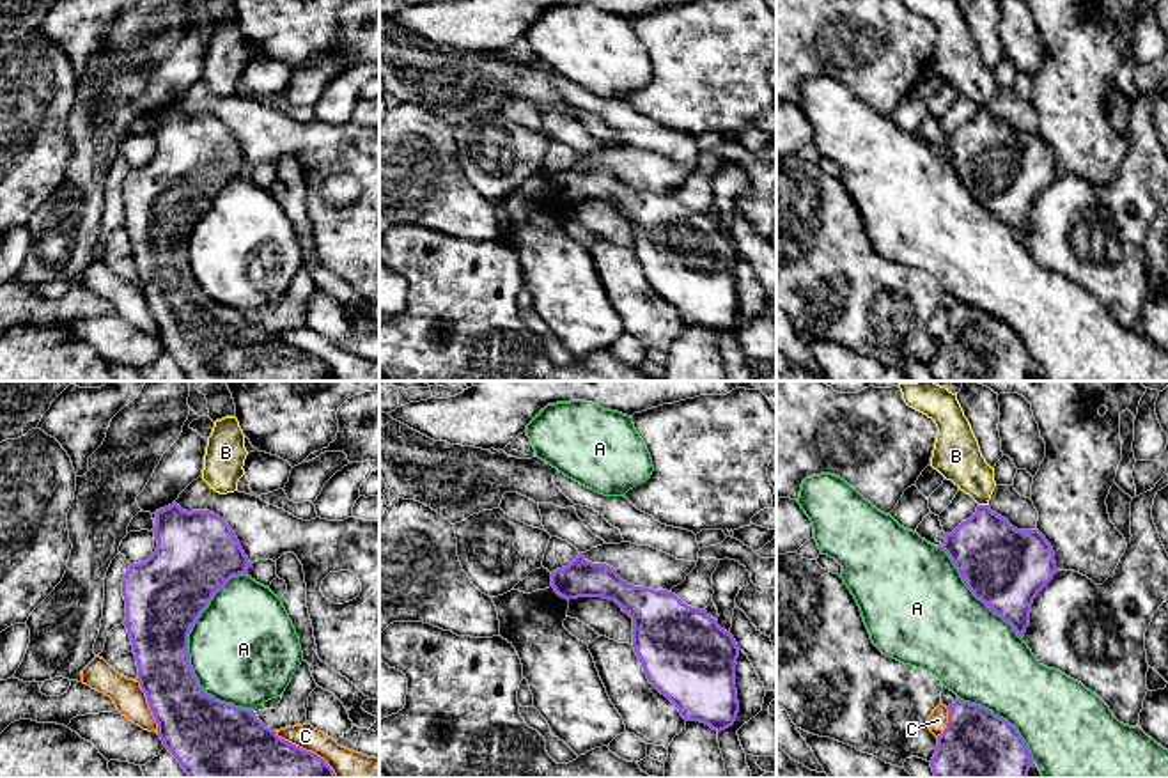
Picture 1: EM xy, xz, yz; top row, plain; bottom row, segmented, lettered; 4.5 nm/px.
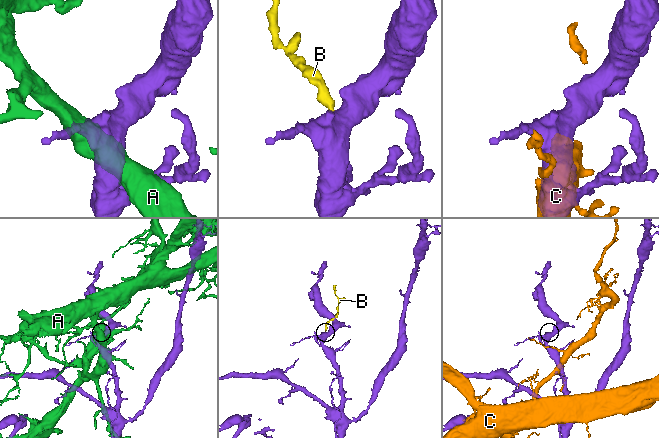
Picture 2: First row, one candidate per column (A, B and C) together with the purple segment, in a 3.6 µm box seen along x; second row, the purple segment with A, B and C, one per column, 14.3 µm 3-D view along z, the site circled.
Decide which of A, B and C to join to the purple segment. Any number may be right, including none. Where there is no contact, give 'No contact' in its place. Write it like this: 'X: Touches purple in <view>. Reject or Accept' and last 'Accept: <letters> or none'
A: Touches purple in xy. Reject
B: Touches purple in yz. Accept
C: Touches purple in xy. Reject
Accept: B

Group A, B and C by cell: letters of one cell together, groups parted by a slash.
A / B / C

